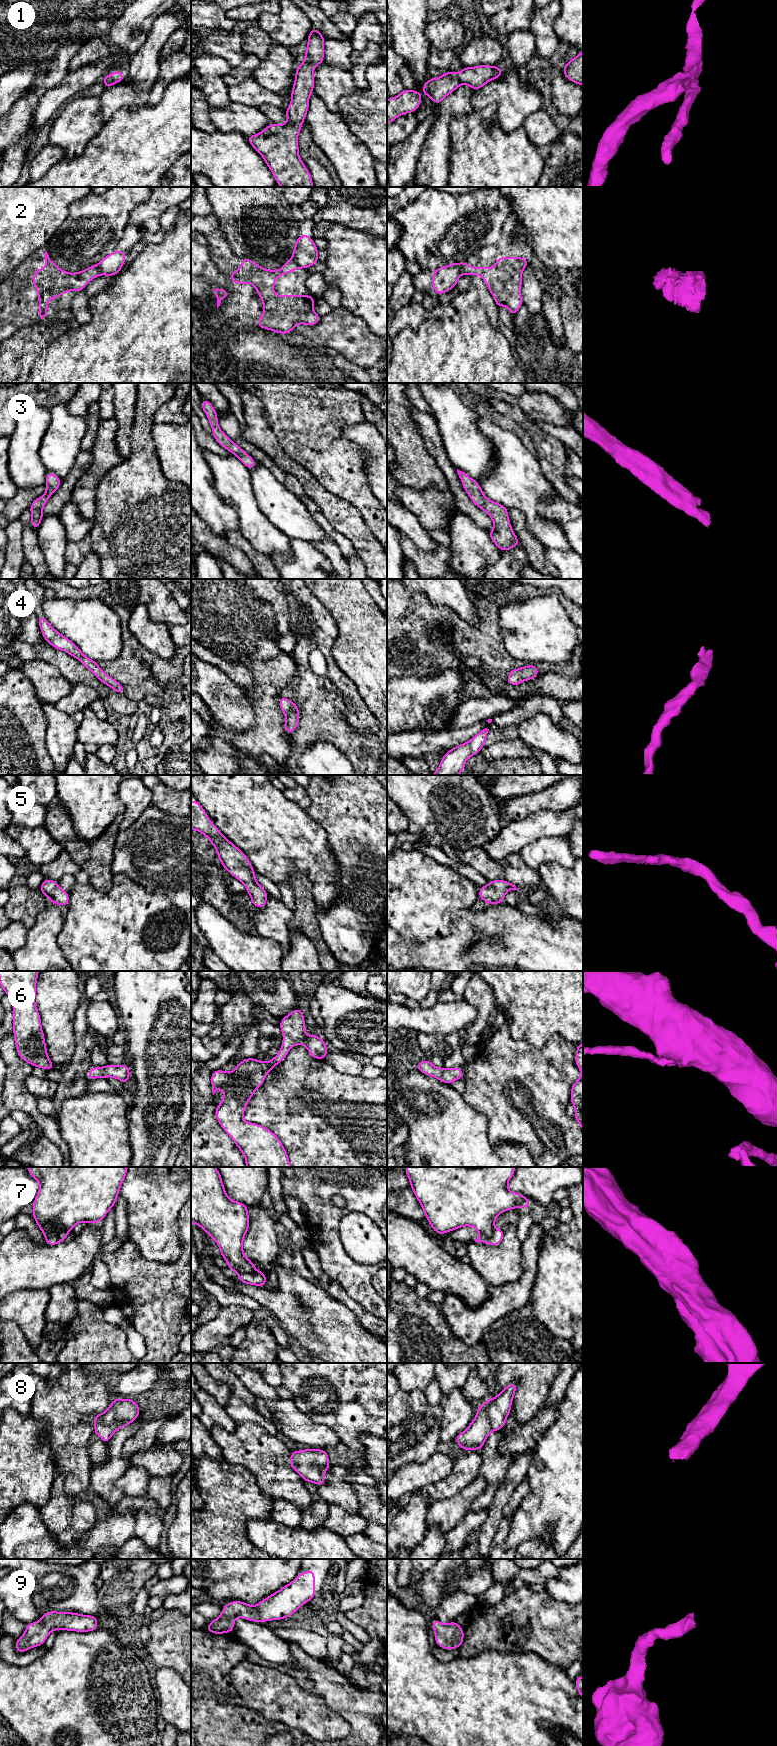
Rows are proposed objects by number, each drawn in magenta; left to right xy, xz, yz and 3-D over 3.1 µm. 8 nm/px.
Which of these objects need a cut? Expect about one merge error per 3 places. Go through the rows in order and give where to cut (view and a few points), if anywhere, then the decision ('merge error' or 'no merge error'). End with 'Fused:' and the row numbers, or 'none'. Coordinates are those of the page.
1: cut none; no merge error
2: cut yz (465, 262), (461, 274); merge error
3: cut none; no merge error
4: cut none; no merge error
5: cut none; no merge error
6: cut none; no merge error
7: cut xy (68, 1231), (50, 1230), (44, 1235); merge error
8: cut none; no merge error
9: cut none; no merge error
Fused: 2, 7

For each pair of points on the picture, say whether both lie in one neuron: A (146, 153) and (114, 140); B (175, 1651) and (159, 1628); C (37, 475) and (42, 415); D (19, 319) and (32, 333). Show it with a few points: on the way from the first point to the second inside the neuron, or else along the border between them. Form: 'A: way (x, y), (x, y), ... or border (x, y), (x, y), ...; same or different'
A: way (138, 153), (127, 153), (122, 148); same
B: way (175, 1645), (165, 1634); same
C: way (31, 460), (31, 430); same
D: border (38, 322), (21, 327), (10, 335); different

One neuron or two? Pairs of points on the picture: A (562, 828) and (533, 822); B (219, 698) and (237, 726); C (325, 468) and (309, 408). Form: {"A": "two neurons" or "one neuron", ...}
{"A": "one neuron", "B": "one neuron", "C": "one neuron"}

